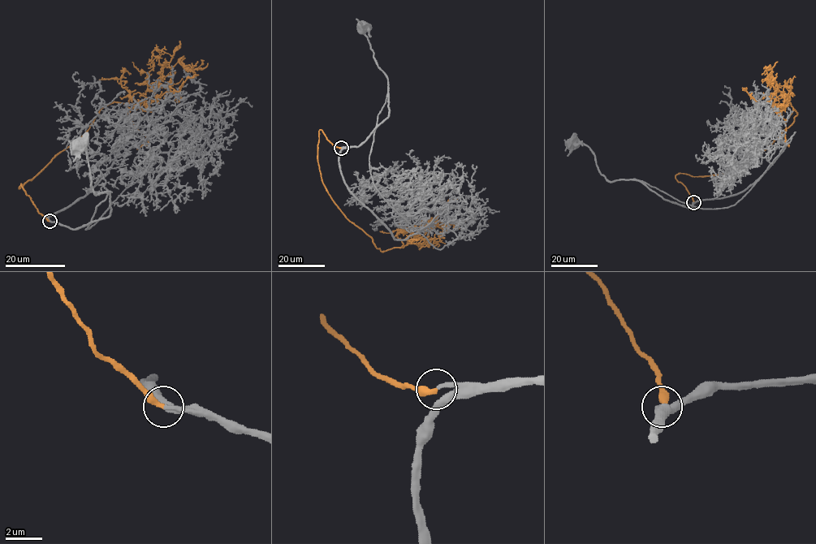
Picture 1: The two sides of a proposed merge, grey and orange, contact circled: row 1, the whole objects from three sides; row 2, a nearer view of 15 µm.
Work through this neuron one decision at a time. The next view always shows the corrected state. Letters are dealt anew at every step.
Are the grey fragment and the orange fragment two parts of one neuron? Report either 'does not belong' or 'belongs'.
belongs

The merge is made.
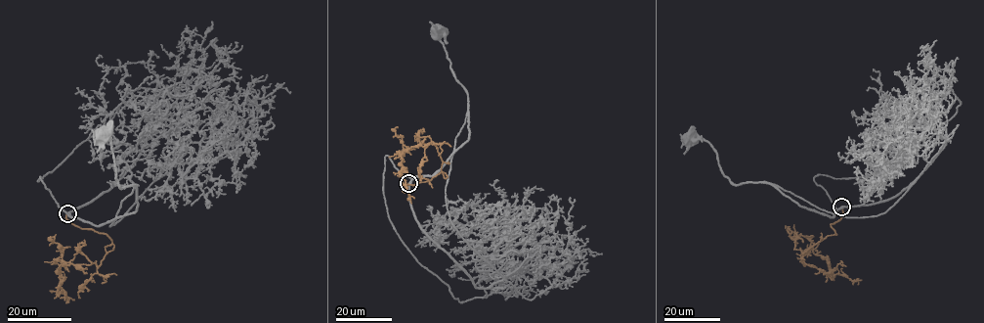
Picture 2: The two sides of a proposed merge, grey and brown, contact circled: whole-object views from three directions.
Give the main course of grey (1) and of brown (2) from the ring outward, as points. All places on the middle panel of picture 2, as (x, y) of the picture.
1: (408, 183), (414, 178), (433, 175), (468, 139), (467, 92), (450, 69), (447, 52), (437, 32)
2: (408, 183), (430, 180), (442, 172), (447, 176), (432, 142), (413, 146), (401, 156), (401, 173), (407, 200)

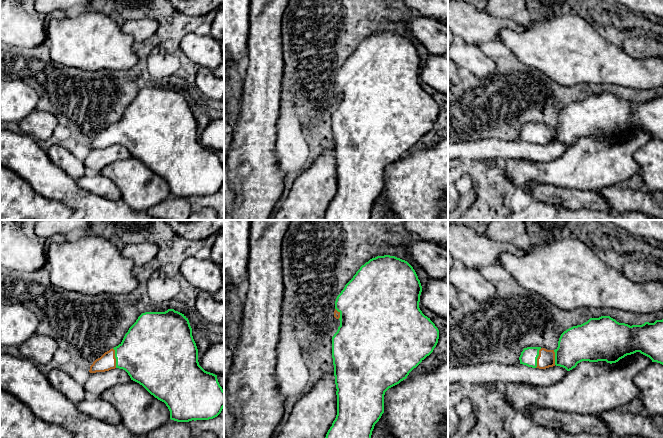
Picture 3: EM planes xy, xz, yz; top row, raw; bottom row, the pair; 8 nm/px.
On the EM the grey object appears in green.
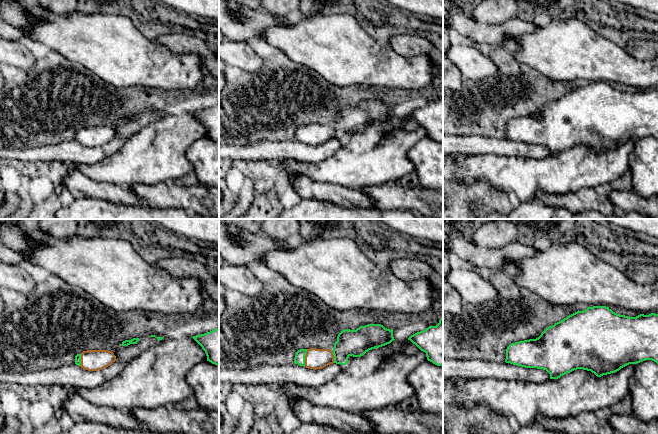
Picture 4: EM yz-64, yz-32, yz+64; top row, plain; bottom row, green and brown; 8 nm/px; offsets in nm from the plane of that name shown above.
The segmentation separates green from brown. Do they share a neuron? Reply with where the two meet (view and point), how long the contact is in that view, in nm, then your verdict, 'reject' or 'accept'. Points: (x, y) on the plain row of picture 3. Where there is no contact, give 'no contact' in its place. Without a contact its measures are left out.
xy (115, 133) | 160 nm | accept

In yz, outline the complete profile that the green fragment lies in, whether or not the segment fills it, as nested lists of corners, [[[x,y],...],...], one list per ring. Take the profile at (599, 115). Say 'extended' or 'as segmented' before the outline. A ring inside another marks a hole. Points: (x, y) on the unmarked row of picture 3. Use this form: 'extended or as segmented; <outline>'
extended; [[[610,92],[590,94],[564,107],[555,126],[527,123],[519,136],[532,144],[556,141],[570,147],[582,137],[612,140],[636,128],[663,141],[663,95],[630,102]]]

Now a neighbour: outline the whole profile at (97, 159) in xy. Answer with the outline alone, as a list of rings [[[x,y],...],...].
[[[115,144],[105,148],[91,149],[84,164],[108,177],[121,192],[122,201],[134,211],[147,211],[171,196],[166,180],[151,171],[142,161],[133,157],[123,145]]]

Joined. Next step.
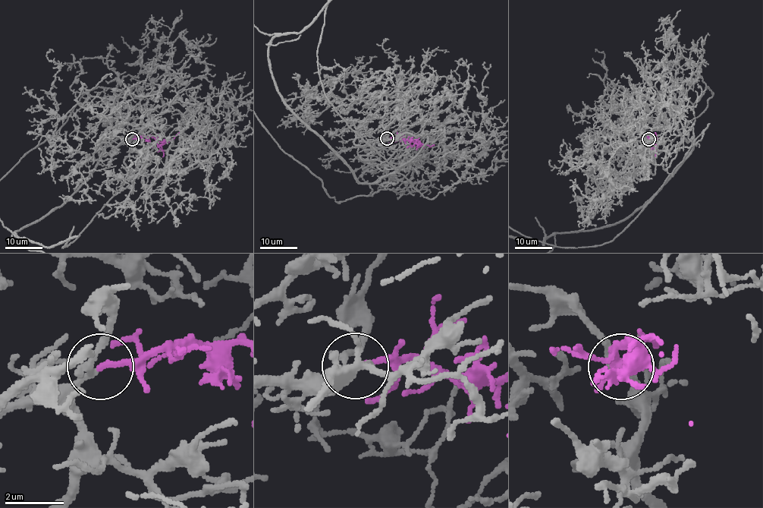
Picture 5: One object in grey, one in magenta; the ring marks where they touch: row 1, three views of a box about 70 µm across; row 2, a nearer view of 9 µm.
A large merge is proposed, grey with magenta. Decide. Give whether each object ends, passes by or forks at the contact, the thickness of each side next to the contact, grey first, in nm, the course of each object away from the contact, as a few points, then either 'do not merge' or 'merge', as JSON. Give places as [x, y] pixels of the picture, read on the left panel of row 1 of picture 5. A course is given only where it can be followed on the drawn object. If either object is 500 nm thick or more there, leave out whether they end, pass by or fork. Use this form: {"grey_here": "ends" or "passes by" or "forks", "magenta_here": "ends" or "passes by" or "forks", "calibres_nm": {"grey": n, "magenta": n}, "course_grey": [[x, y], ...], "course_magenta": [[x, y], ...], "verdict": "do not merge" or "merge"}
{"grey_here": "passes by", "magenta_here": "ends", "calibres_nm": {"grey": 220, "magenta": 190}, "course_grey": [[132, 140], [127, 169], [163, 168], [172, 140], [117, 137], [14, 232], [46, 246], [94, 217], [51, 141]], "course_magenta": [[132, 139], [152, 136], [158, 141], [164, 143], [172, 140], [179, 132]], "verdict": "merge"}

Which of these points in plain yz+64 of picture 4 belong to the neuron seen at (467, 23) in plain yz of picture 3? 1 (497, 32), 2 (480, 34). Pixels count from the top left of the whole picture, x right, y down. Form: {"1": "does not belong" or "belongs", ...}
{"1": "belongs", "2": "belongs"}

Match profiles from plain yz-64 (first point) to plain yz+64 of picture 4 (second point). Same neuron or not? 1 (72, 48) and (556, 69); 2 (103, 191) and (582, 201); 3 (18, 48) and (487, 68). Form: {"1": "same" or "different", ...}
{"1": "same", "2": "same", "3": "same"}

